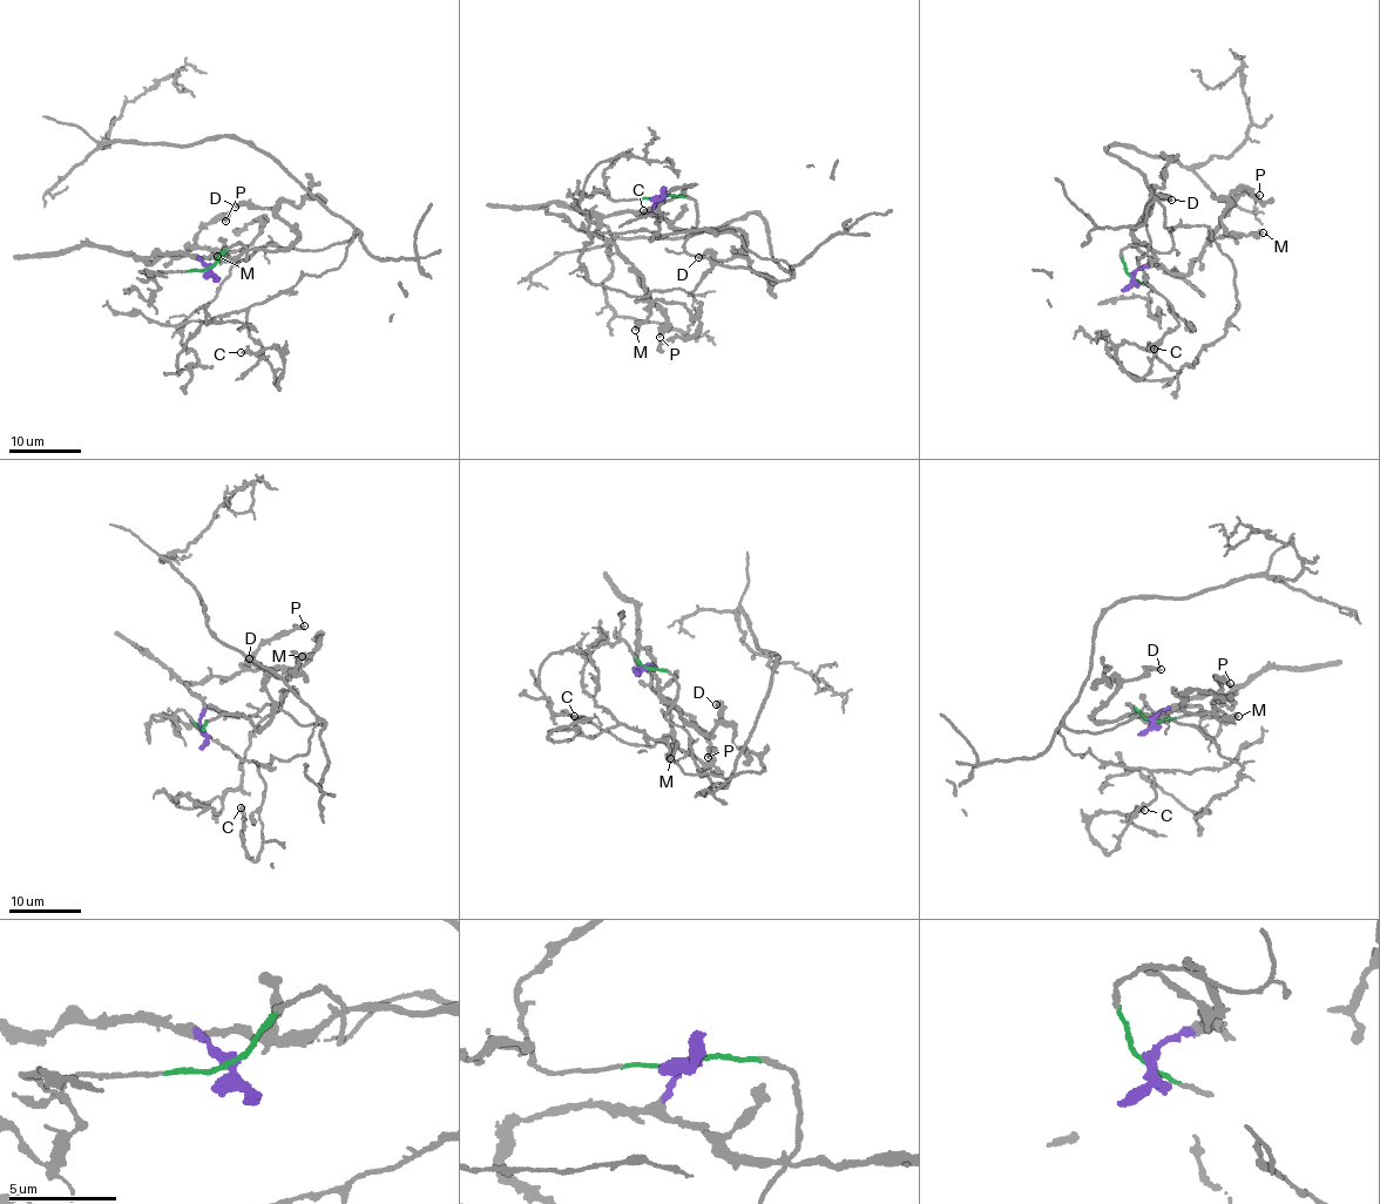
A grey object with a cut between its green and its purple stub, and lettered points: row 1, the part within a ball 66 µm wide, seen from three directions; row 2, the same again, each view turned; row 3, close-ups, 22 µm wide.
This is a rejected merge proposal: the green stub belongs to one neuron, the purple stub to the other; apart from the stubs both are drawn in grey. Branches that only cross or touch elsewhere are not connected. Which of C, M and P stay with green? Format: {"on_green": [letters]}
{"on_green": ["C"]}

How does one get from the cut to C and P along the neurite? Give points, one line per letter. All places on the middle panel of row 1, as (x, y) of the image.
C: (661, 197), (695, 201), (695, 256), (790, 277), (730, 232), (650, 241), (685, 187), (643, 210)
P: (661, 197), (650, 211), (609, 214), (602, 220), (600, 232), (614, 244), (661, 309), (664, 331), (658, 337)

